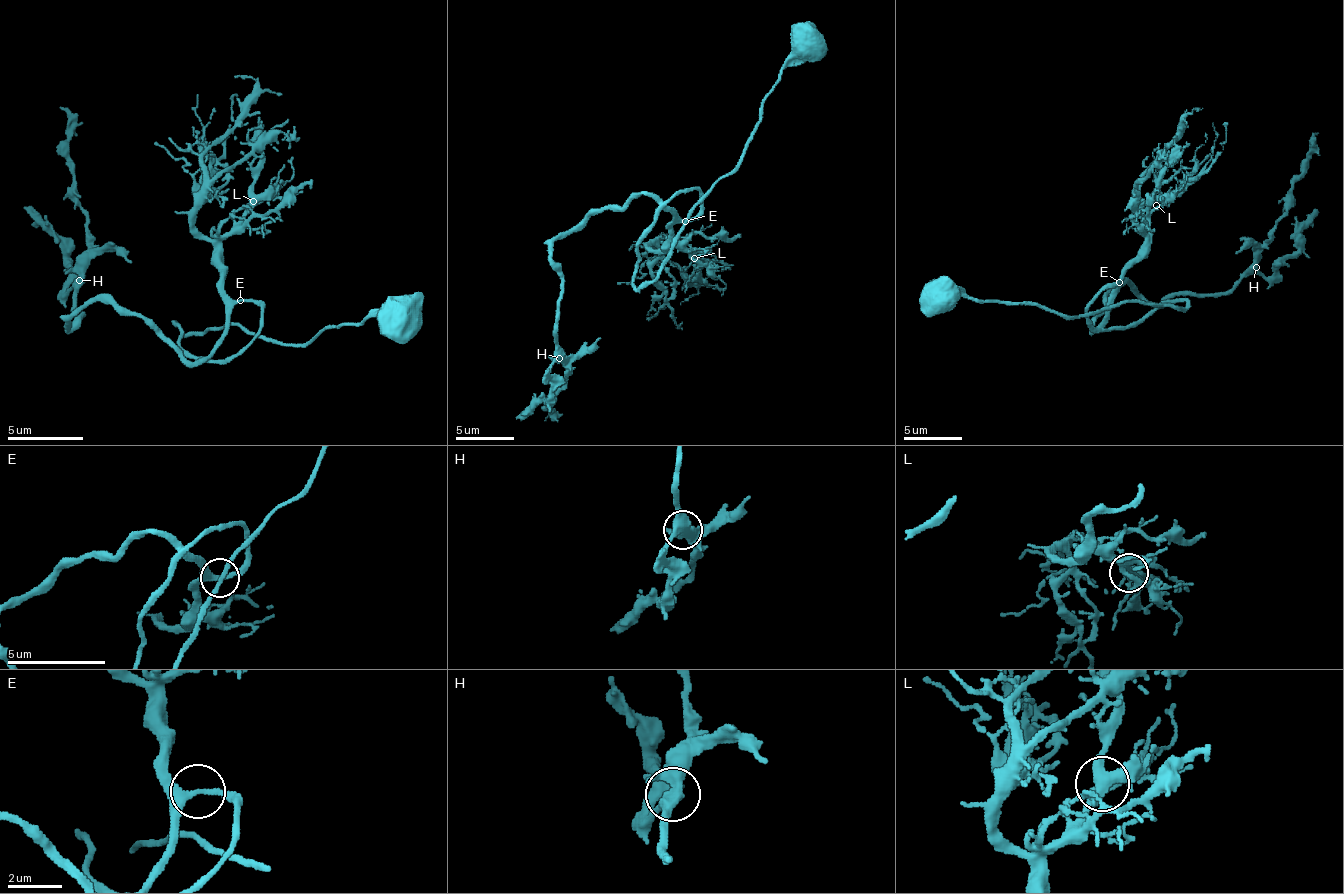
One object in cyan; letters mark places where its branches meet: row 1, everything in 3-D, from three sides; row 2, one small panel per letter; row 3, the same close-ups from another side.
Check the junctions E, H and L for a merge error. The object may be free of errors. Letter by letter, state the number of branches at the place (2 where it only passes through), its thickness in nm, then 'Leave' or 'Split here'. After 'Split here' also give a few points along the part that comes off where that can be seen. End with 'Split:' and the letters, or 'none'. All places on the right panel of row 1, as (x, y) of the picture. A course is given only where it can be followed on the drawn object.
E: Branches: 3. Thickness 220 nm. Leave
H: Branches: 4. Thickness 440 nm. Leave
L: Branches: 4. Thickness 180 nm. Leave
Split: none

